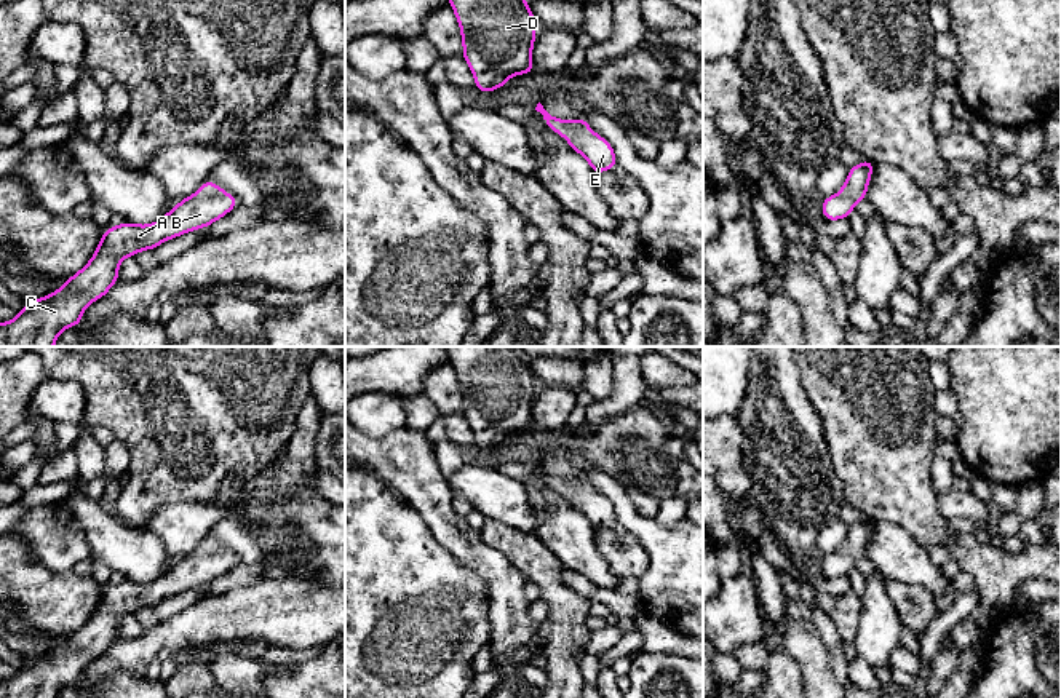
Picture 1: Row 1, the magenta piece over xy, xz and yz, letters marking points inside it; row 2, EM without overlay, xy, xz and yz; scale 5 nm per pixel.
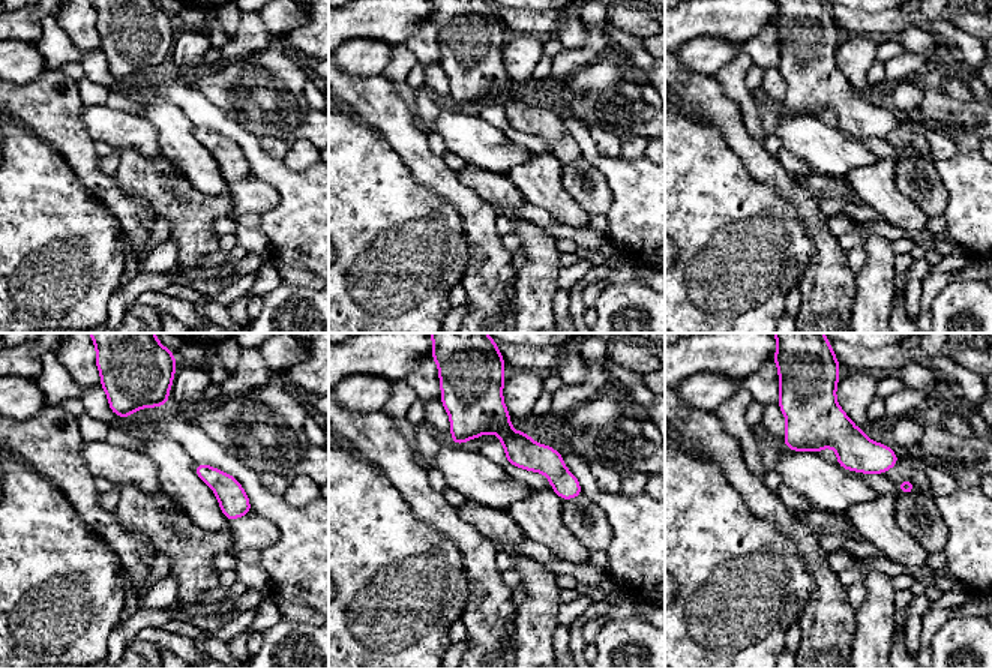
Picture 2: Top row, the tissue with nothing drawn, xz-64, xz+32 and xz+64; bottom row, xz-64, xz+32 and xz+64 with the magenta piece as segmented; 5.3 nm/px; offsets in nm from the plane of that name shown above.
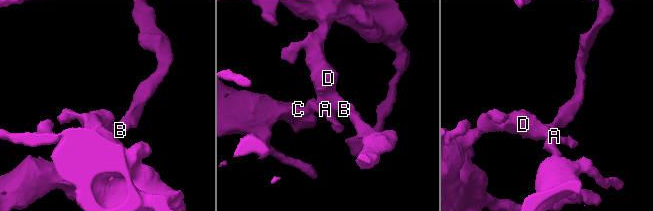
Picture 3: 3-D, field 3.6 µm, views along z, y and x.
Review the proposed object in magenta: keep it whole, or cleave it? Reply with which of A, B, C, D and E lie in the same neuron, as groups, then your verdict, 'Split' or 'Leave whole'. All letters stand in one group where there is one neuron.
Groups: A B C D E. Leave whole

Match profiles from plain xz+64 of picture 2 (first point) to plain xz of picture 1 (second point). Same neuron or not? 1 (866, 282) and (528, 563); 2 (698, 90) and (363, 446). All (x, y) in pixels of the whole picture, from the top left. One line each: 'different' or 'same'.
1: same
2: same

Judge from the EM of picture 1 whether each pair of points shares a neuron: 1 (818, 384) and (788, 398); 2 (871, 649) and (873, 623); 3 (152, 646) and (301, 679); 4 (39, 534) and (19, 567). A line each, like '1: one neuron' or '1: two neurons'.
1: two neurons
2: one neuron
3: two neurons
4: two neurons

